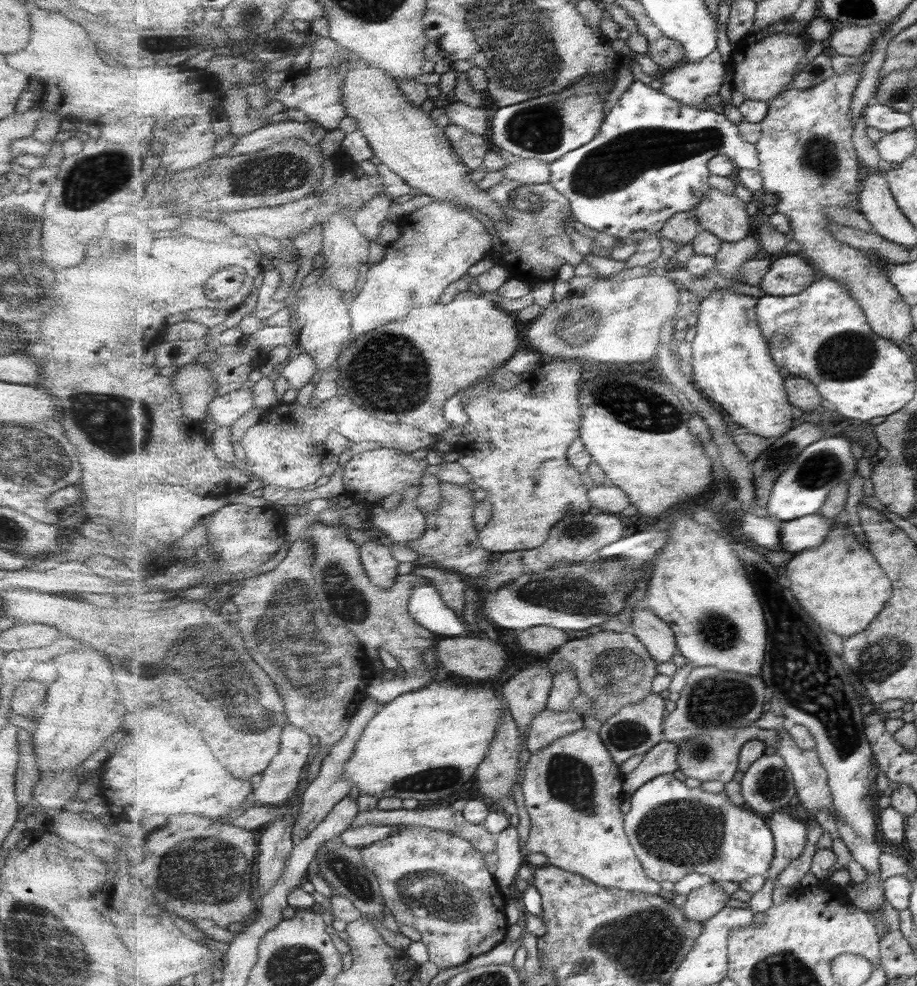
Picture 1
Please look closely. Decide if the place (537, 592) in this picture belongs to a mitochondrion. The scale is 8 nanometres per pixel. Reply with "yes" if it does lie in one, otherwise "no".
yes

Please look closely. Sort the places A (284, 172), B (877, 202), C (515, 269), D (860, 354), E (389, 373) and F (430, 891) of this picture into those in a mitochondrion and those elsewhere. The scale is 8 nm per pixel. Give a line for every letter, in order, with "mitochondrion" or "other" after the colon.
A: mitochondrion
B: other
C: other
D: mitochondrion
E: mitochondrion
F: mitochondrion

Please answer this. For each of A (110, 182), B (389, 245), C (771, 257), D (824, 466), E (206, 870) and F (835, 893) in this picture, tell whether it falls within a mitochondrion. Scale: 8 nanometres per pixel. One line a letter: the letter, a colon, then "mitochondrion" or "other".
A: mitochondrion
B: other
C: other
D: mitochondrion
E: mitochondrion
F: other

